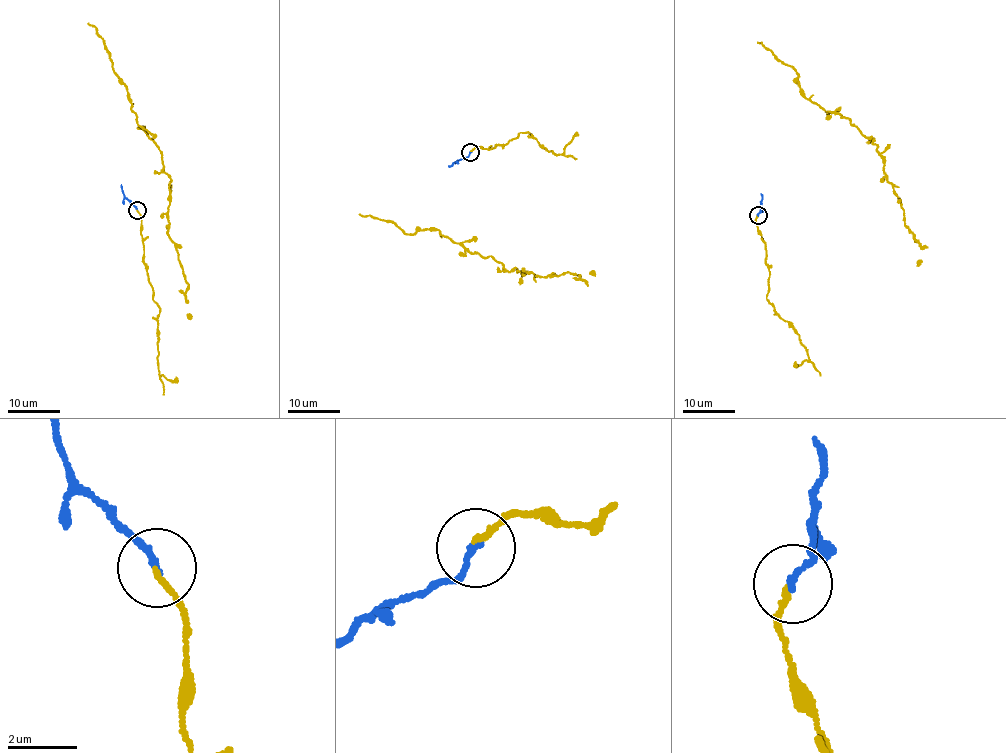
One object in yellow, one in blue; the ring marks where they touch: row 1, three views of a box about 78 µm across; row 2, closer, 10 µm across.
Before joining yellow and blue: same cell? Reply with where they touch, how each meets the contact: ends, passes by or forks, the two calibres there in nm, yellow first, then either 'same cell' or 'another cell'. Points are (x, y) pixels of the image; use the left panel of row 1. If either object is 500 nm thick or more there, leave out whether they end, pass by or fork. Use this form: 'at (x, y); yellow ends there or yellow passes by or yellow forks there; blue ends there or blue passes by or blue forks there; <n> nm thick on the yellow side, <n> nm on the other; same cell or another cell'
at (137, 210); yellow ends there; blue ends there; 140 nm thick on the yellow side, 190 nm on the other; same cell

